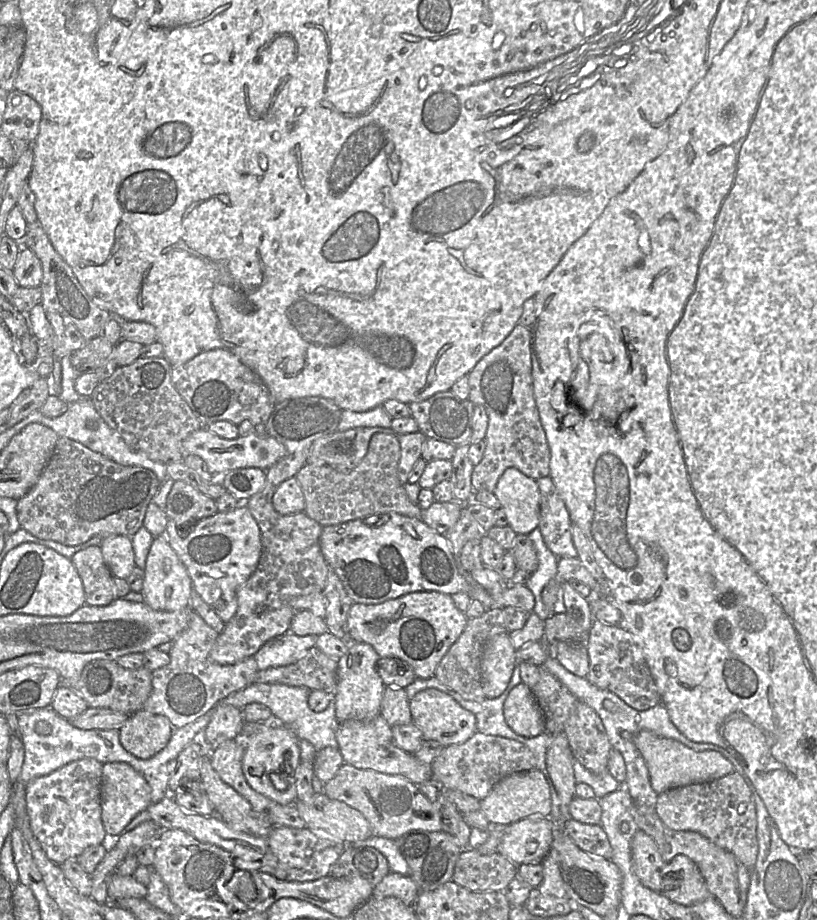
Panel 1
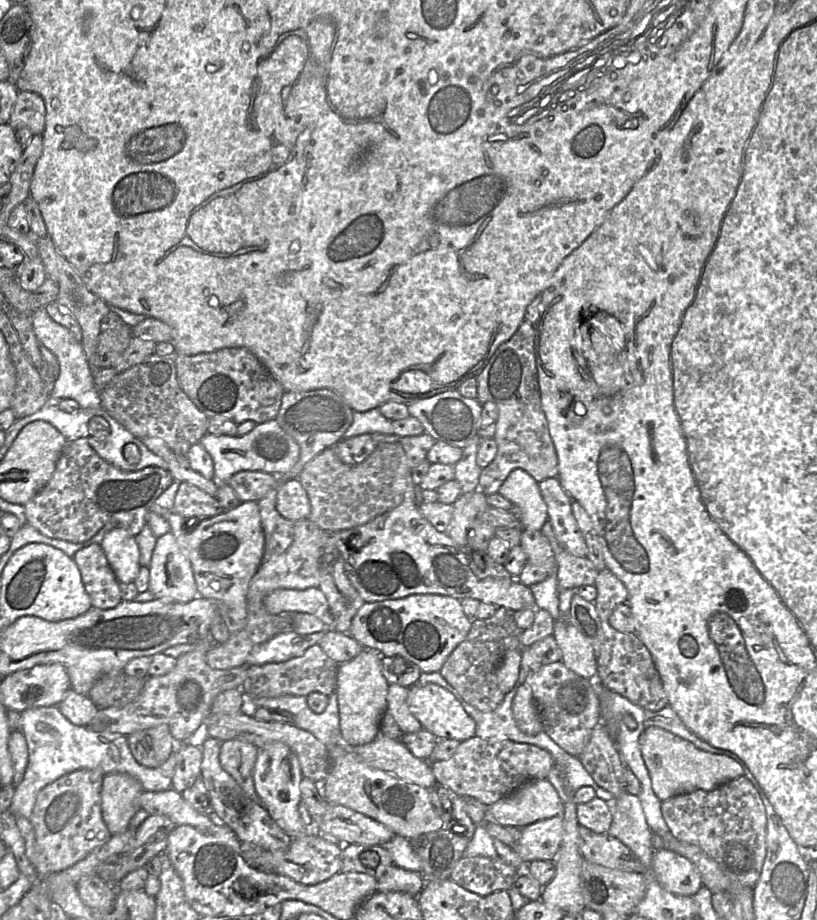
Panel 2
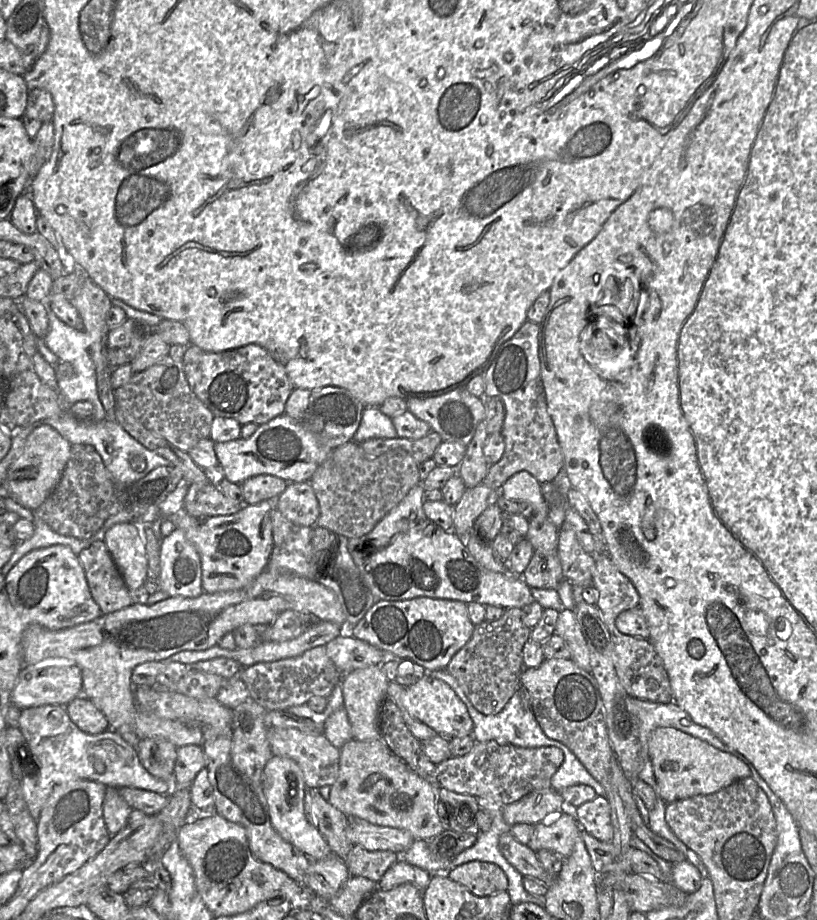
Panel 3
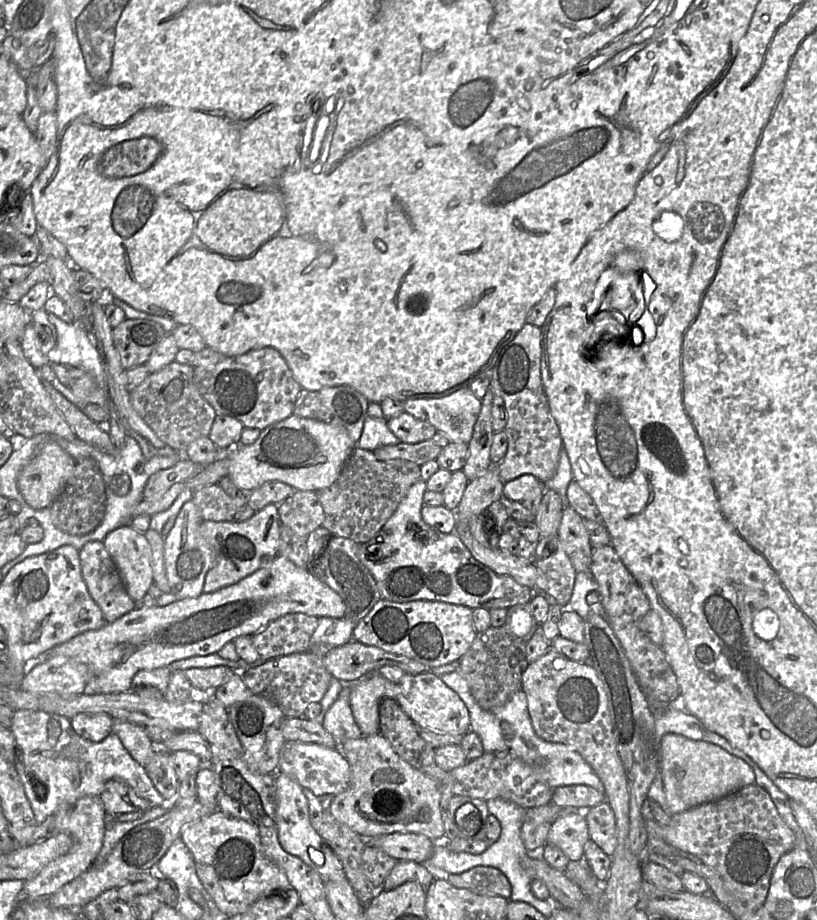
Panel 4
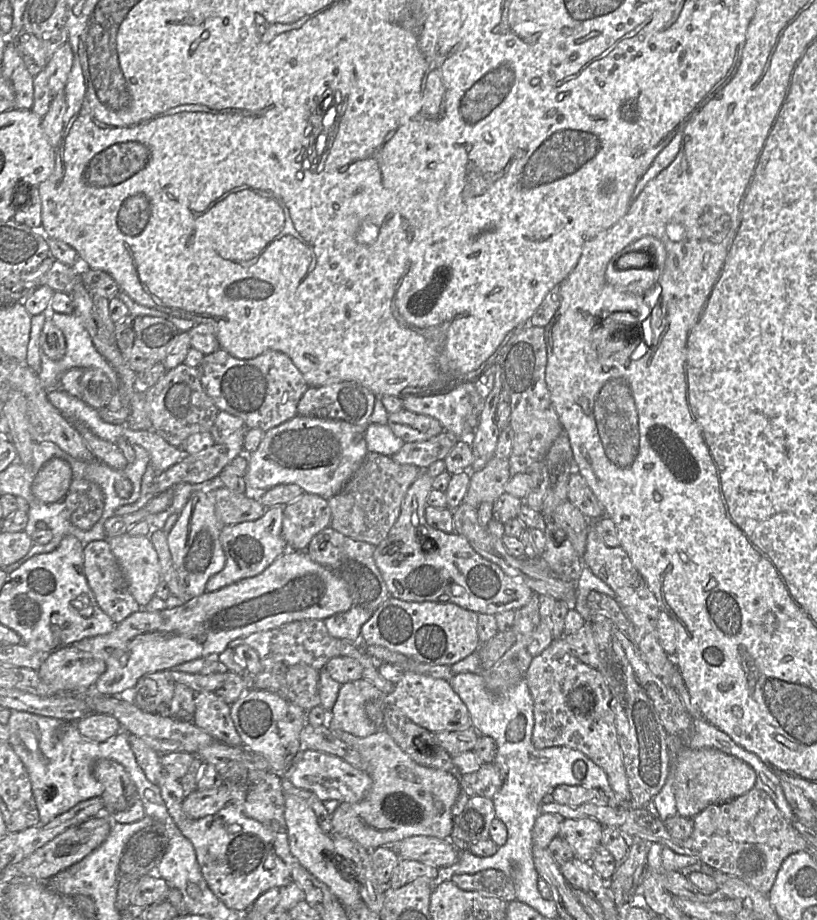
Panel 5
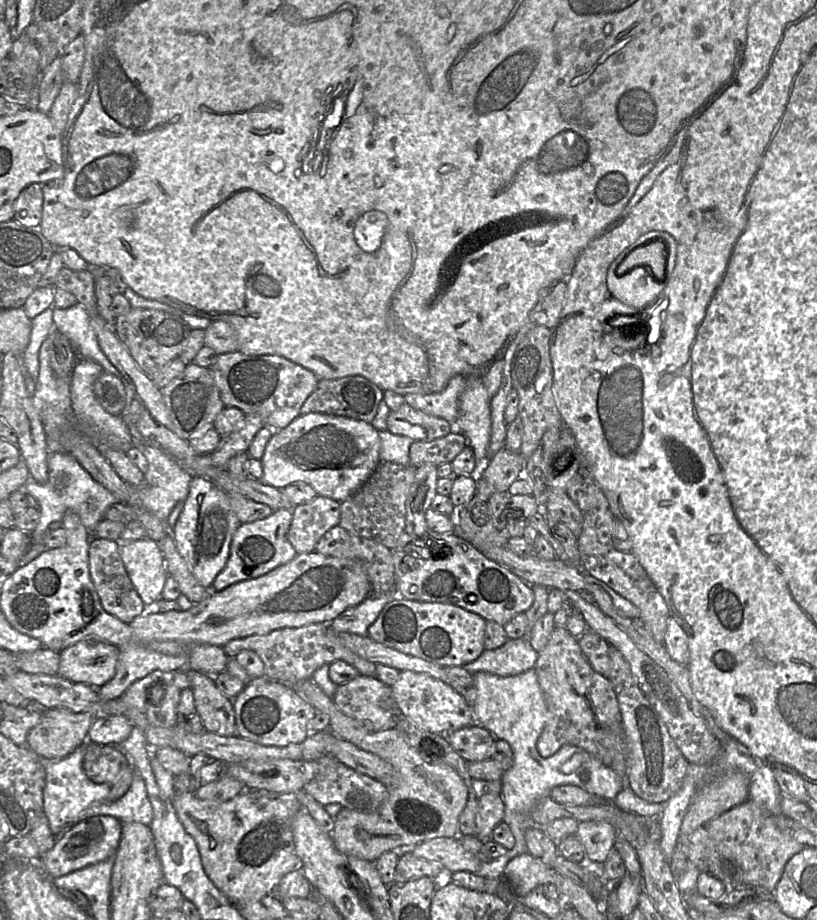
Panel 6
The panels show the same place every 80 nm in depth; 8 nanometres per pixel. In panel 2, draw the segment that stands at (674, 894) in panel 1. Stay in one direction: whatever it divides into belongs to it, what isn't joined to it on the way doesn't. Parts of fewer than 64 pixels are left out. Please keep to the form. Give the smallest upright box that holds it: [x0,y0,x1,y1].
[650,849,703,896]

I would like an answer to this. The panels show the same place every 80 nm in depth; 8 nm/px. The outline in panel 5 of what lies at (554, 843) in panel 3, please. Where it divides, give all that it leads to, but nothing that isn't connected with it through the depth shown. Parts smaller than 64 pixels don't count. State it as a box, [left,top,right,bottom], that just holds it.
[558,819,603,862]

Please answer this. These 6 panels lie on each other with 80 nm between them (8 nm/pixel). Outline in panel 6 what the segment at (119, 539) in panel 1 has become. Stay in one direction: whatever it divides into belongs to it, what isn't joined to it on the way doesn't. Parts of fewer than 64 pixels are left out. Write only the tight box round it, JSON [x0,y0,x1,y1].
[119,537,168,605]

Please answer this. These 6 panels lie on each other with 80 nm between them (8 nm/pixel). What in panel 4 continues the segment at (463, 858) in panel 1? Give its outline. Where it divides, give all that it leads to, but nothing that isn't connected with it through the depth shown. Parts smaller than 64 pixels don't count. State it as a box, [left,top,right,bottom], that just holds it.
[448,866,512,899]

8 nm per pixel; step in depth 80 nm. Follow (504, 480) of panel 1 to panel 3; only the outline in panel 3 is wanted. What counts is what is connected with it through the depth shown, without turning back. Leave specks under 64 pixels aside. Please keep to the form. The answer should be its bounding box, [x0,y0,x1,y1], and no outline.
[500,471,550,516]

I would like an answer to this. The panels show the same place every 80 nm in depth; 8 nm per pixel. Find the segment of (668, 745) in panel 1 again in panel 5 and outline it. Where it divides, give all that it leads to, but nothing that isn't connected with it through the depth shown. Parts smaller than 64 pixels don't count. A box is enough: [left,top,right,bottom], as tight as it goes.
[673,746,756,819]

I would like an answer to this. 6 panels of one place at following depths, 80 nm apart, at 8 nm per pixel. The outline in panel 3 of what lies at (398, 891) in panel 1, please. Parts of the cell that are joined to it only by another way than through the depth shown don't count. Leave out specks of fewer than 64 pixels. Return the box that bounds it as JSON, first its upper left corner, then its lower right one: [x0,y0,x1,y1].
[377,860,431,891]

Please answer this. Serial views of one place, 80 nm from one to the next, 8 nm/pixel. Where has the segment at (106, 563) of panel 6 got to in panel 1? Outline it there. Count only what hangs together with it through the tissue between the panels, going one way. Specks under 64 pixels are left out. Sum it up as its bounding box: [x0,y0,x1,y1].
[71,546,117,606]

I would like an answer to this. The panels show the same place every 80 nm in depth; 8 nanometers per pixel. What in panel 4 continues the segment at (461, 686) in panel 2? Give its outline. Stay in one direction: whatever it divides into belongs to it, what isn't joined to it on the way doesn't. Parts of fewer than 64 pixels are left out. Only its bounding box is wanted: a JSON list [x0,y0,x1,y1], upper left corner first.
[458,605,540,711]

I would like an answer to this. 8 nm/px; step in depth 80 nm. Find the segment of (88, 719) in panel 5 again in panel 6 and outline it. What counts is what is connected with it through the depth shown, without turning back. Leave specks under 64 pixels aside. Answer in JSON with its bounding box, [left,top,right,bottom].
[87,716,132,745]

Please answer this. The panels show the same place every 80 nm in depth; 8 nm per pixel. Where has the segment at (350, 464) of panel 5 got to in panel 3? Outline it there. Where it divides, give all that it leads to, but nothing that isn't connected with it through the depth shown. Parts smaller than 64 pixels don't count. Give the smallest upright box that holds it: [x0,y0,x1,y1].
[214,414,331,485]

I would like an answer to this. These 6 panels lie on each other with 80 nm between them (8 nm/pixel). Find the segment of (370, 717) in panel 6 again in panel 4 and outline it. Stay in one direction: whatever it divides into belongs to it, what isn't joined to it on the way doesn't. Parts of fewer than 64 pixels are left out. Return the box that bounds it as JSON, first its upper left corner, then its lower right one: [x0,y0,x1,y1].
[322,684,363,745]

